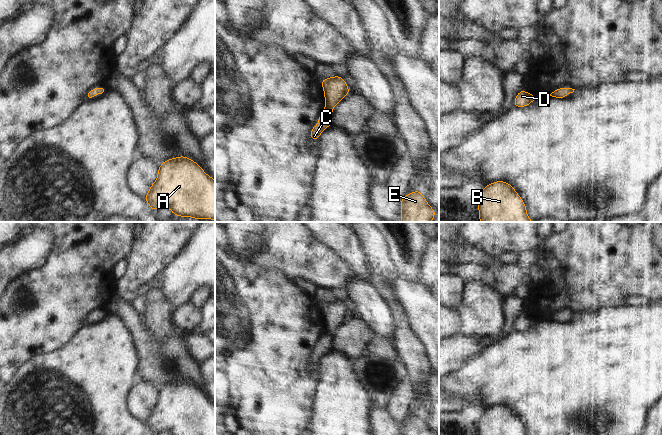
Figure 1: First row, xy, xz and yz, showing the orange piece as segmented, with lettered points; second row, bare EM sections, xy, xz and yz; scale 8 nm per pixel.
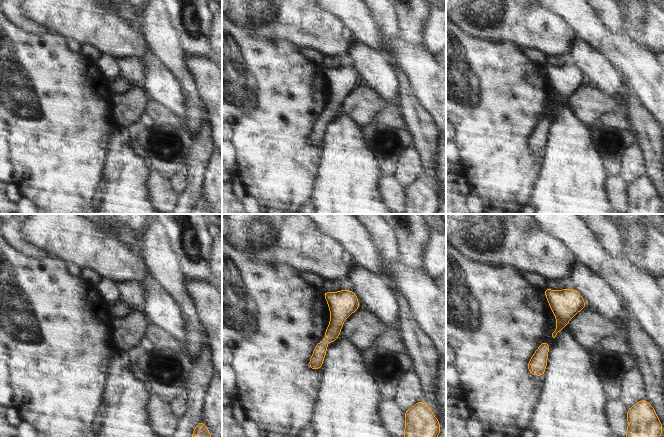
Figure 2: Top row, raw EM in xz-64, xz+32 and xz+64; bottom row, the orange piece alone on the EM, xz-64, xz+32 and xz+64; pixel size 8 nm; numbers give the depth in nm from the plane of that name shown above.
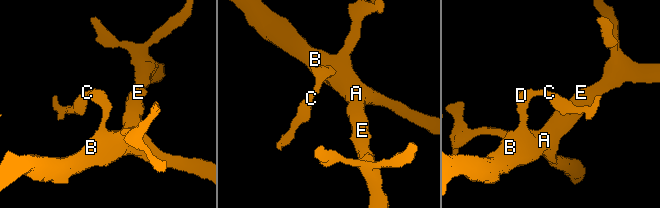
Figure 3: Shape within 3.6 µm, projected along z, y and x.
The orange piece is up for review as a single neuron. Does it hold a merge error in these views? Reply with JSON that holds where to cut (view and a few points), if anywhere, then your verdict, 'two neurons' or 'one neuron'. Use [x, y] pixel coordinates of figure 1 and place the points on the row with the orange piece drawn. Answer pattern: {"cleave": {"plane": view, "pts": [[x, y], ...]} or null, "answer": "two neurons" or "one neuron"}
{"cleave": null, "answer": "one neuron"}

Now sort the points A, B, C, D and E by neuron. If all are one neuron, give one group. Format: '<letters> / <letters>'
A B C D E

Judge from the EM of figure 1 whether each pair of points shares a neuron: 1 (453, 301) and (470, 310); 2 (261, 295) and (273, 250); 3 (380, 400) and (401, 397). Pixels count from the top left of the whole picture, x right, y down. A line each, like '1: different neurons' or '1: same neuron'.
1: different neurons
2: different neurons
3: different neurons

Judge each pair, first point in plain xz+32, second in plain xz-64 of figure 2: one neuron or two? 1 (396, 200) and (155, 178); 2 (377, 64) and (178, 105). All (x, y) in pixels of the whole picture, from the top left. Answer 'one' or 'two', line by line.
1: one
2: one

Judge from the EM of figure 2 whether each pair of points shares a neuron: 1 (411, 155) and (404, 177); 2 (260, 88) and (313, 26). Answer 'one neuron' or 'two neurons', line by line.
1: one neuron
2: two neurons

